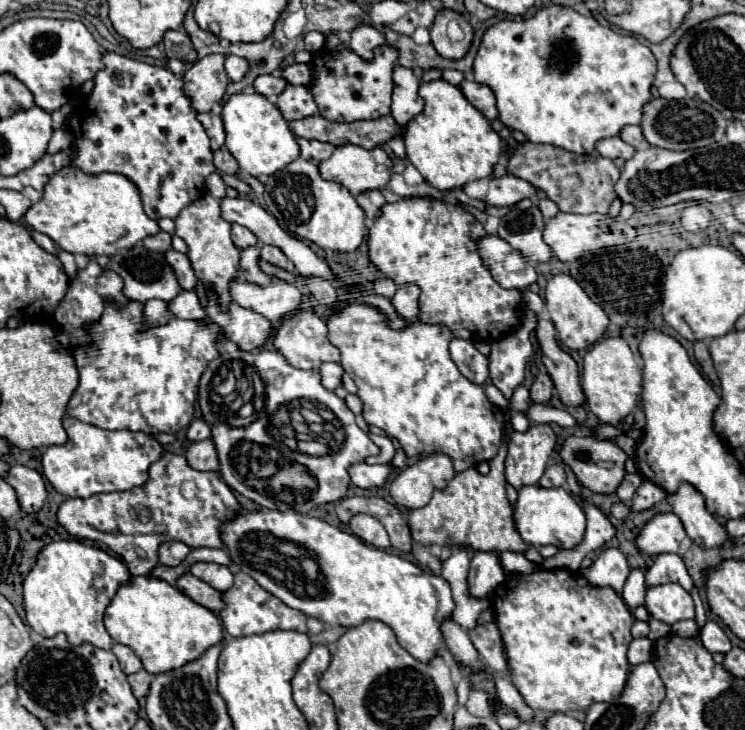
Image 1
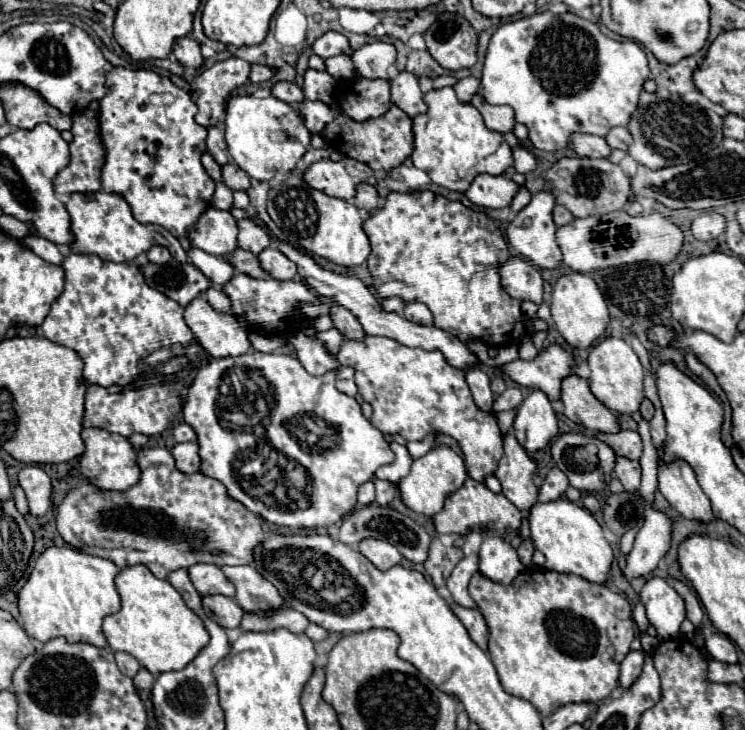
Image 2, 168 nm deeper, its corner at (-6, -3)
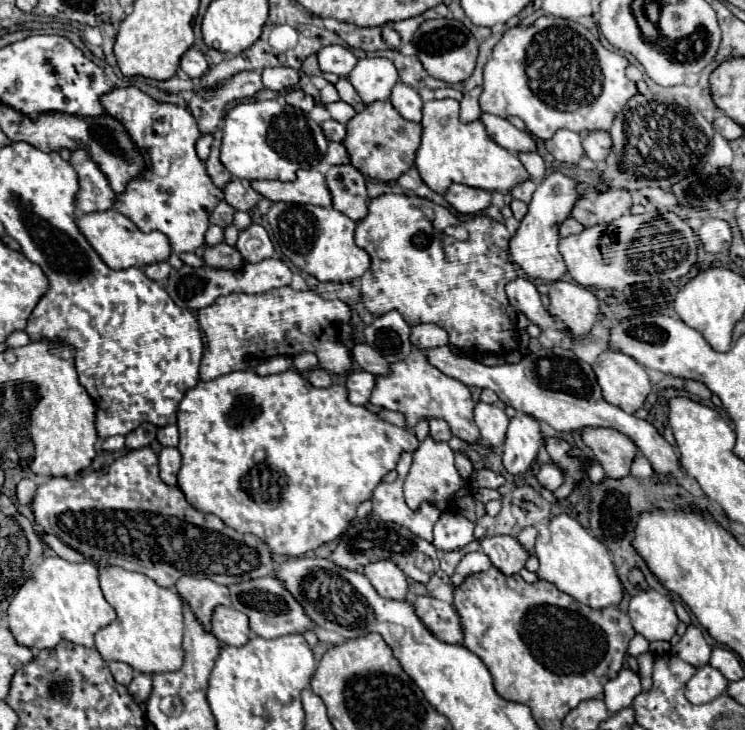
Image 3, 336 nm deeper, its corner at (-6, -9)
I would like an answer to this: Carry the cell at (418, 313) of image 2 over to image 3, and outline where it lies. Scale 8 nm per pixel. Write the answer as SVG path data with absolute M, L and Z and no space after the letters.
M417 323L411 327L411 343L417 349L429 349L429 347L441 347L449 345L447 341L447 331L431 325L431 323Z

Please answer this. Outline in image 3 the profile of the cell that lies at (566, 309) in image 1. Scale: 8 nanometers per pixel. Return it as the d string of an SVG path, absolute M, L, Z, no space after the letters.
M571 281L551 283L549 301L549 313L563 321L567 335L573 339L587 335L601 313L595 293Z

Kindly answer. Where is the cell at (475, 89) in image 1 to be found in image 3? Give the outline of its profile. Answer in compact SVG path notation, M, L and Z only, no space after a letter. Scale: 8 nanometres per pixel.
M483 113L481 115L481 123L485 125L489 137L505 147L511 153L519 153L519 151L535 151L535 143L533 139L525 133L519 131L517 127L513 127L505 117L499 115L491 115L491 113Z

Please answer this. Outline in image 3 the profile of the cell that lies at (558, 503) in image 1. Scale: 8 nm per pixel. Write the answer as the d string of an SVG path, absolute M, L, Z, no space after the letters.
M559 513L549 519L549 533L537 535L535 555L541 563L537 571L539 579L555 583L563 593L571 595L579 603L585 603L593 609L619 605L623 587L615 573L615 565L609 557L607 547L567 513Z

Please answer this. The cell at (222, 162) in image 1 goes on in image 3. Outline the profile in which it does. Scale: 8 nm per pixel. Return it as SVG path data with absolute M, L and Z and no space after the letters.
M231 179L225 189L225 201L233 207L233 209L239 209L239 211L249 211L257 205L259 201L259 195L257 191L249 185L249 183L243 183L243 181L237 181L237 179Z

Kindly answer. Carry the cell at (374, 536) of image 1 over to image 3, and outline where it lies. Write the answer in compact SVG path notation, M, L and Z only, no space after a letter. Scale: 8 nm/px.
M381 559L381 561L365 565L363 573L369 577L371 585L377 589L379 595L389 599L407 597L407 577L395 563Z

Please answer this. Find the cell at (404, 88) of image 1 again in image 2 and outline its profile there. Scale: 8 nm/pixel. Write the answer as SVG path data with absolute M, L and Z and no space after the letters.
M407 71L391 79L391 103L403 109L409 117L415 117L427 111L427 105L423 103L423 93L419 89L419 81L415 75Z

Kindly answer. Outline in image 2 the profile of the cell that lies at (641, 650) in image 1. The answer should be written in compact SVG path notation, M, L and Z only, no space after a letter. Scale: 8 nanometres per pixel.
M631 651L621 663L619 687L629 689L633 685L633 681L641 675L641 669L643 669L643 653L641 651Z

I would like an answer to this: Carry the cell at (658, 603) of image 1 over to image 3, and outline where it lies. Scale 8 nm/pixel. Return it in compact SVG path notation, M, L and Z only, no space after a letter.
M649 589L639 591L629 603L629 617L637 633L647 641L671 641L679 625L677 613L669 597Z

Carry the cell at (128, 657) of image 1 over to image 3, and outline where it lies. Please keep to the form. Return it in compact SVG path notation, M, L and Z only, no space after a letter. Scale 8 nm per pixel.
M111 661L111 663L109 663L109 669L111 669L113 677L117 679L117 683L121 683L121 685L129 685L129 683L133 681L135 671L133 671L131 665L121 663L121 661Z

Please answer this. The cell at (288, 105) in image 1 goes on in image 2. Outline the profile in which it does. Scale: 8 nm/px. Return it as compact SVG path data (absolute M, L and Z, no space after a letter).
M307 99L299 105L299 113L303 115L305 127L311 133L321 133L325 129L325 125L329 121L333 121L333 117L335 117L335 111L329 105L325 105L321 101L307 101Z

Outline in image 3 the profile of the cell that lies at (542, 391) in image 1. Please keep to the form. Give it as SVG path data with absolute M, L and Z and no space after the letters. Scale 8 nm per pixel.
M517 413L511 419L505 447L503 447L503 465L509 473L525 473L537 457L539 447L545 443L539 421L527 413Z

